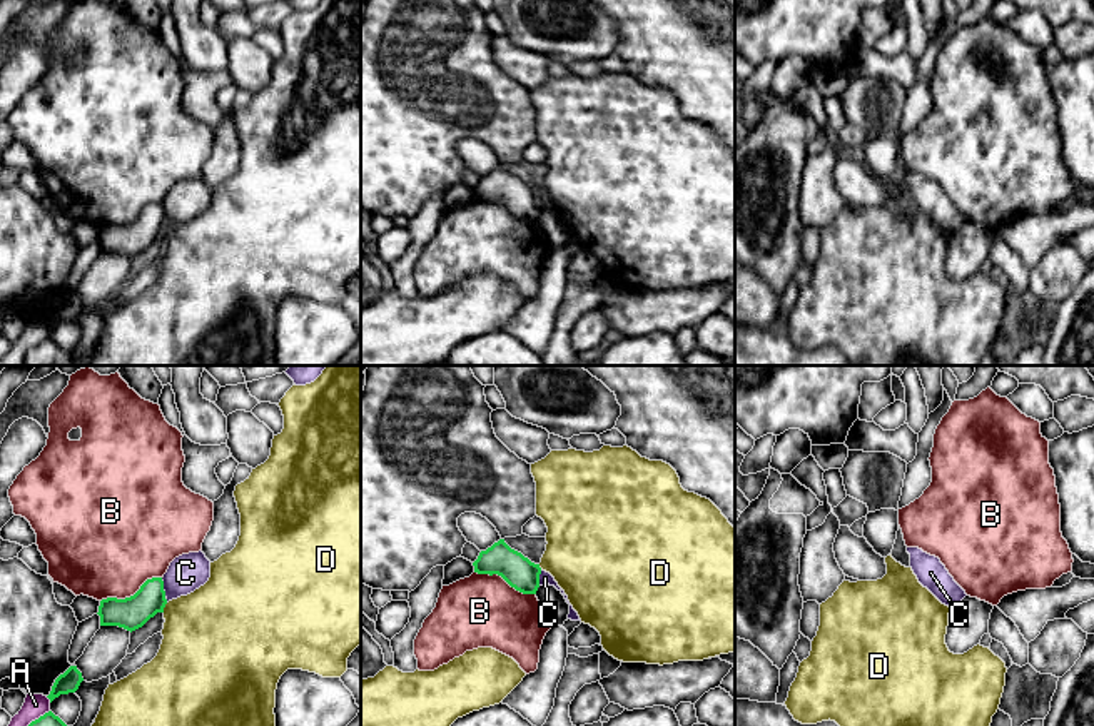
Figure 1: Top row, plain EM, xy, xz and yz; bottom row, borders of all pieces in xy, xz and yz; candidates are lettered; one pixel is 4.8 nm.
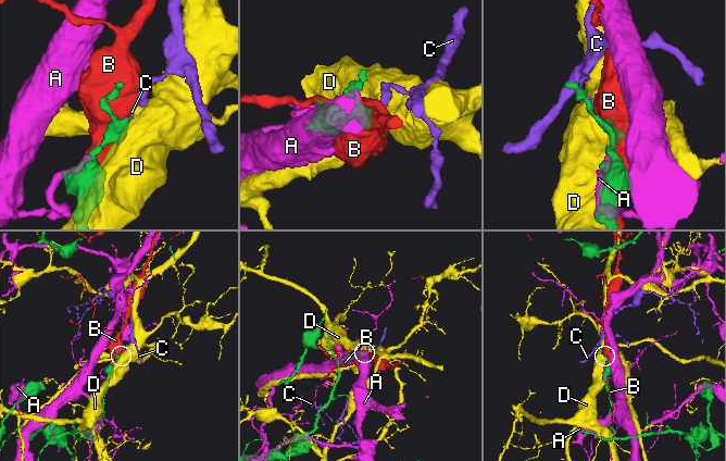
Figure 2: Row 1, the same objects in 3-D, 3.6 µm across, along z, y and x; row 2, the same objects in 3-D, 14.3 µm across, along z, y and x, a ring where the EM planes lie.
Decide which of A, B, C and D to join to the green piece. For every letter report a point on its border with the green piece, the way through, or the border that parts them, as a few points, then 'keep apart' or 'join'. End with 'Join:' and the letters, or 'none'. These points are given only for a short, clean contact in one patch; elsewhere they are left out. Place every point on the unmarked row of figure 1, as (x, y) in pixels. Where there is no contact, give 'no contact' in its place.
A: contact xy (32, 347); keep apart
B: contact xy (131, 222); keep apart
C: contact xy (162, 214); border xy (161, 204), (166, 222); keep apart
D: contact xy (164, 232); keep apart
Join: none

